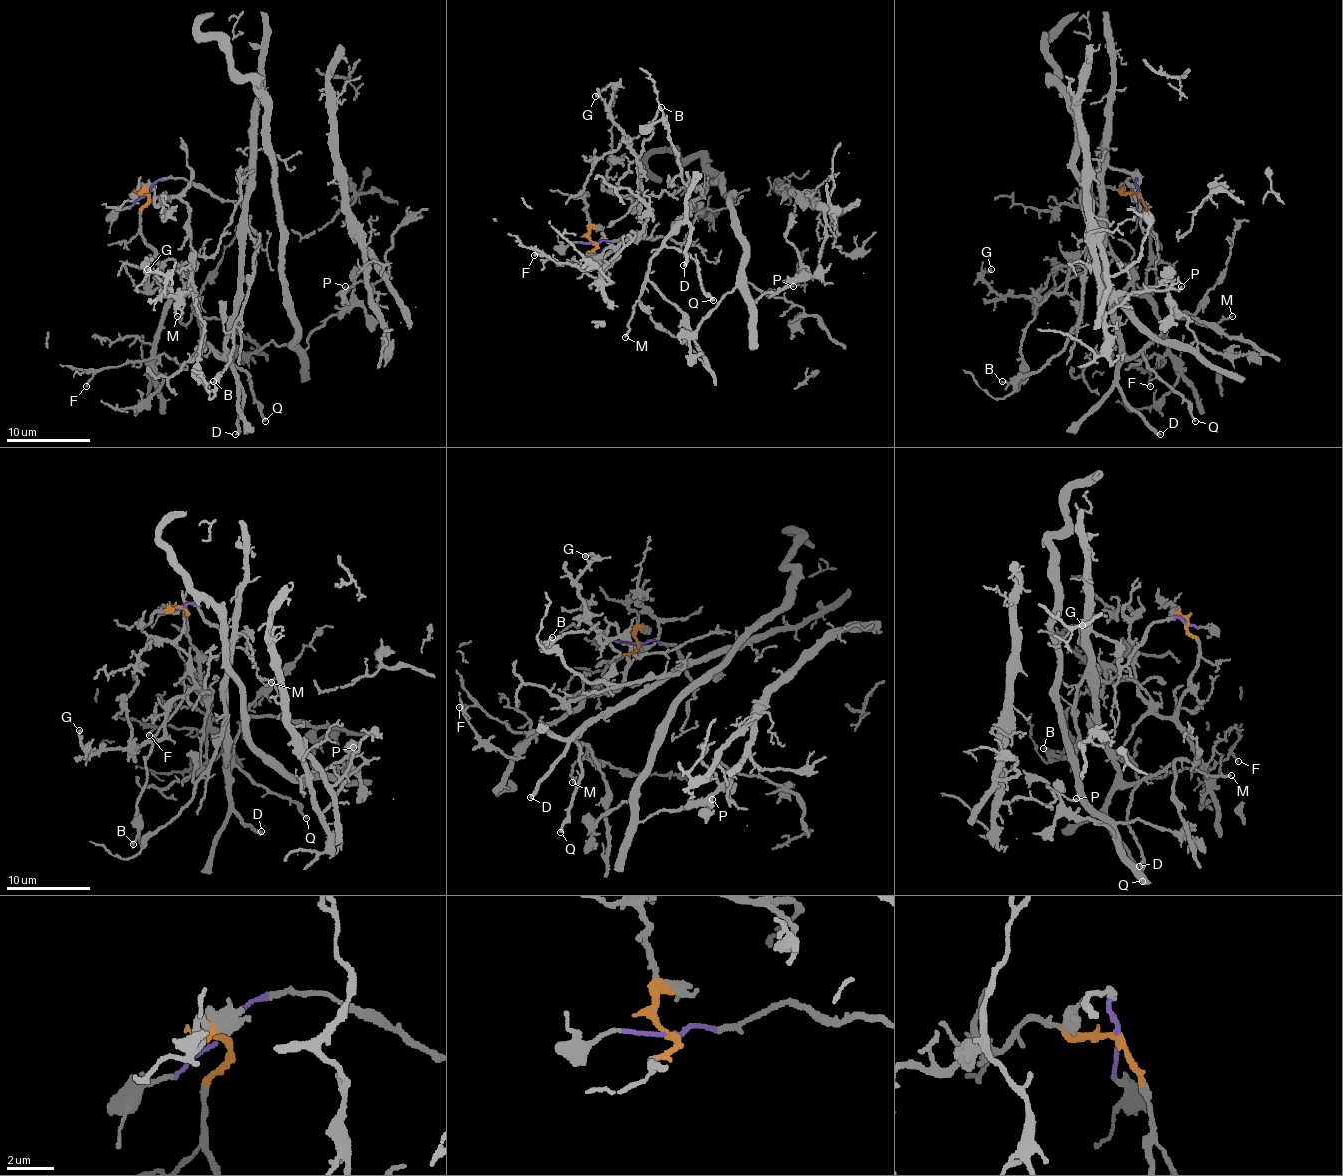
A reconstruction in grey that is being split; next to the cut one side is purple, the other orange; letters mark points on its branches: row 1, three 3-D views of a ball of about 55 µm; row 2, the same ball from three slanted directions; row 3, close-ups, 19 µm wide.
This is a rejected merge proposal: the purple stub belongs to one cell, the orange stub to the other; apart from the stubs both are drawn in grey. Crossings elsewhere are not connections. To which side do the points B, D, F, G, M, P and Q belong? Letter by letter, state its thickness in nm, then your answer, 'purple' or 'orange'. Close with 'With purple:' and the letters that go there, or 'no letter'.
B: 90 nm | purple
D: 300 nm | purple
F: 140 nm | orange
G: 220 nm | orange
M: 160 nm | purple
P: 160 nm | purple
Q: 180 nm | purple
With purple: B, D, M, P, Q

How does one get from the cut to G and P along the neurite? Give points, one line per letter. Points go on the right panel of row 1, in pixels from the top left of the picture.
G: (1138, 193), (1151, 237), (1138, 294), (1111, 254), (1082, 254), (1065, 290), (1033, 296), (998, 294), (992, 269)
P: (1138, 193), (1102, 170), (1121, 348), (1176, 319), (1253, 352), (1182, 344), (1182, 285)

